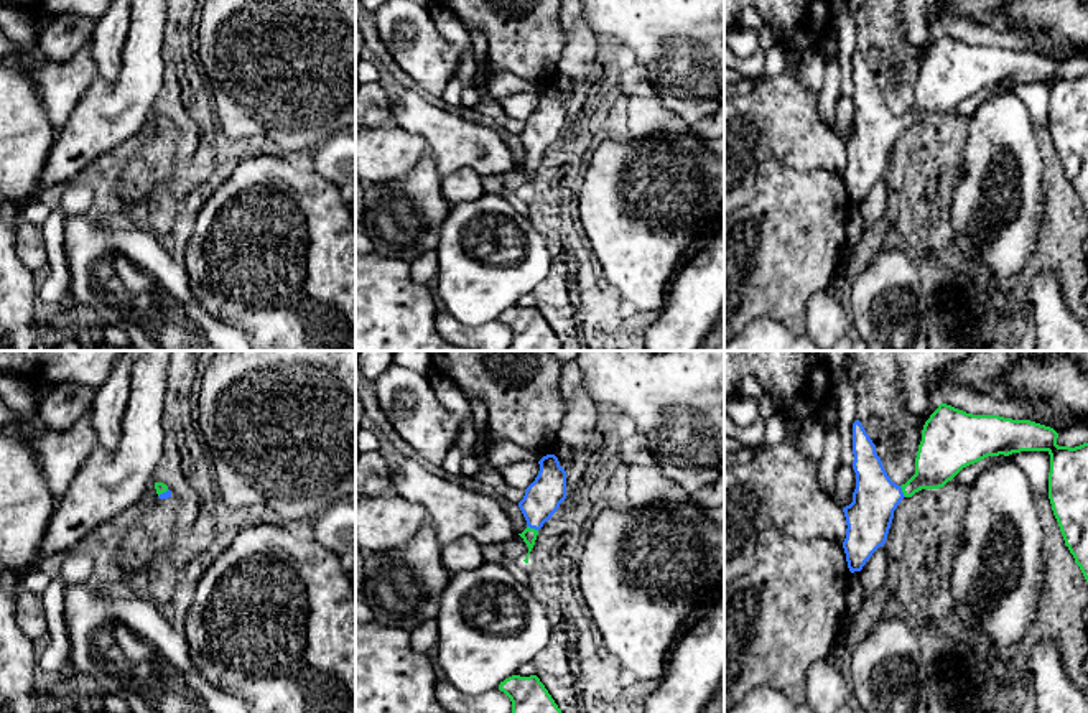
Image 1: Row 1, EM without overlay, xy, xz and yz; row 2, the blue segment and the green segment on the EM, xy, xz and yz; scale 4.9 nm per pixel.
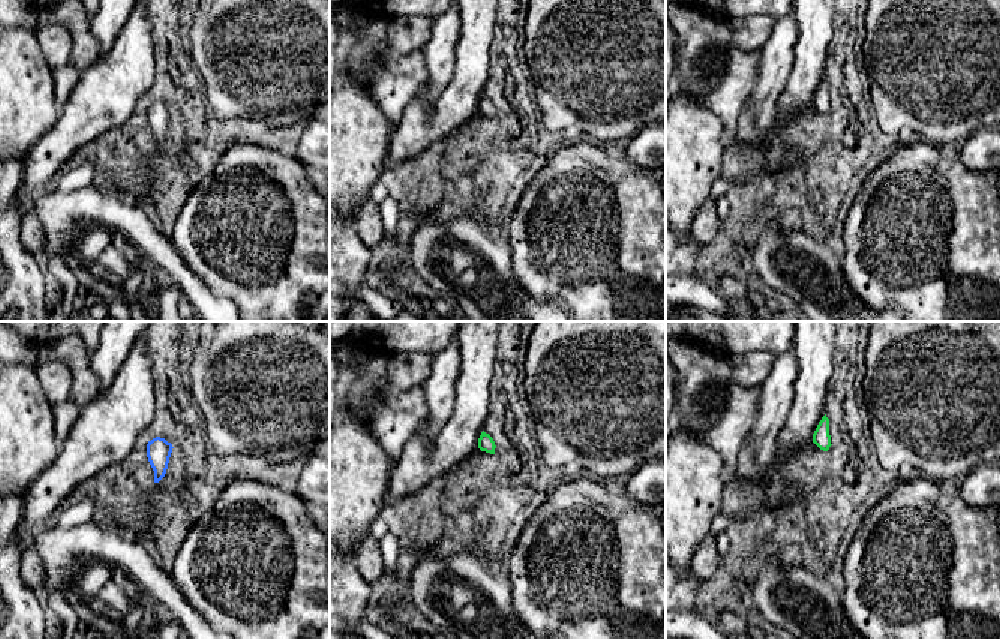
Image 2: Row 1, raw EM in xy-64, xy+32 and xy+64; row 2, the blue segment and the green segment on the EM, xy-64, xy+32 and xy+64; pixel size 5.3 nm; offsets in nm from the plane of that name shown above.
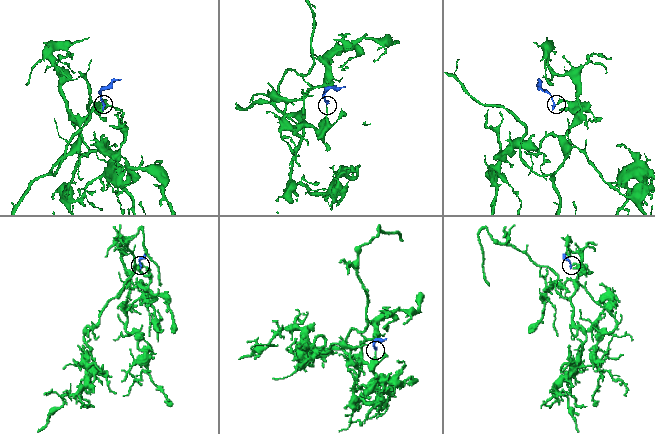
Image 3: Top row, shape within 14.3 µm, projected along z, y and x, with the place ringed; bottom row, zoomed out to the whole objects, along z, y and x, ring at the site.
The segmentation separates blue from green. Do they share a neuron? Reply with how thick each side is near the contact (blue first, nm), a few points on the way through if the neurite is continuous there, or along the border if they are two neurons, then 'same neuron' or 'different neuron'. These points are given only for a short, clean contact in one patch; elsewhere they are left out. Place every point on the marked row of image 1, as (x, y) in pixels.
180 nm thick on the blue side, 70 nm on the other; runs through xz (544, 496), (537, 506), (532, 527), (529, 535); same neuron

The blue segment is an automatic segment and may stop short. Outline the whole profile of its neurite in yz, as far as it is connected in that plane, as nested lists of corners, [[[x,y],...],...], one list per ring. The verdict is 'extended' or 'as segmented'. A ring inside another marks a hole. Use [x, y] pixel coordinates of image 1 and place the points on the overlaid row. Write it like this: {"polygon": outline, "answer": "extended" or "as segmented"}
{"polygon": [[[940,403],[922,430],[922,441],[915,458],[915,474],[902,486],[887,476],[876,445],[859,420],[853,423],[853,469],[856,489],[853,502],[843,509],[846,517],[846,538],[843,548],[851,573],[861,571],[872,553],[884,547],[894,519],[894,510],[904,497],[922,489],[940,489],[963,468],[988,456],[1009,456],[1021,451],[1047,451],[1050,454],[1048,499],[1058,522],[1065,545],[1088,583],[1088,443],[1080,446],[1058,446],[1058,433],[1030,420],[1012,420],[999,415],[973,415],[951,405]]], "answer": "extended"}

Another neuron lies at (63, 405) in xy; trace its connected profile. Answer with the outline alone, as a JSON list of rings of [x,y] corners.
[[[77,384],[48,387],[38,405],[38,420],[51,430],[67,430],[84,415],[91,415],[94,394],[95,389]]]

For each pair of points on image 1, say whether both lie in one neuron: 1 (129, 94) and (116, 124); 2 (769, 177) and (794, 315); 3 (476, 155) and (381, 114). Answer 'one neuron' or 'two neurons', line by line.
1: one neuron
2: one neuron
3: two neurons

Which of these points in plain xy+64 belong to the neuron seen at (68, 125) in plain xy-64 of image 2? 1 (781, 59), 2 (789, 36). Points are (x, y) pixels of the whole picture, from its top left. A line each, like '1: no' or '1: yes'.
1: no
2: no

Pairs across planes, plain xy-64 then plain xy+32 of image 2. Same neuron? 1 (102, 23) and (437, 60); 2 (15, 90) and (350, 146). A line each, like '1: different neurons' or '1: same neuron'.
1: same neuron
2: same neuron

